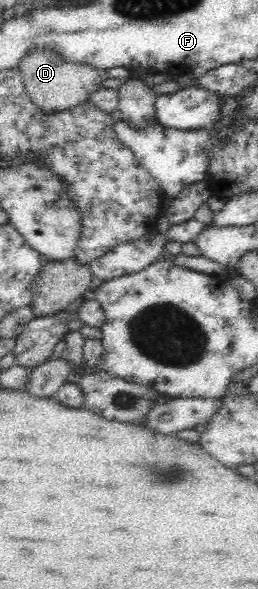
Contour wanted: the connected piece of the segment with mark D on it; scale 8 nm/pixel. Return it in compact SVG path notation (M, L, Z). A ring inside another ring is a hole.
M30 48L20 58L18 68L32 103L48 116L88 101L94 92L100 92L102 82L108 78L106 70L83 65L68 65L57 52L47 48Z

